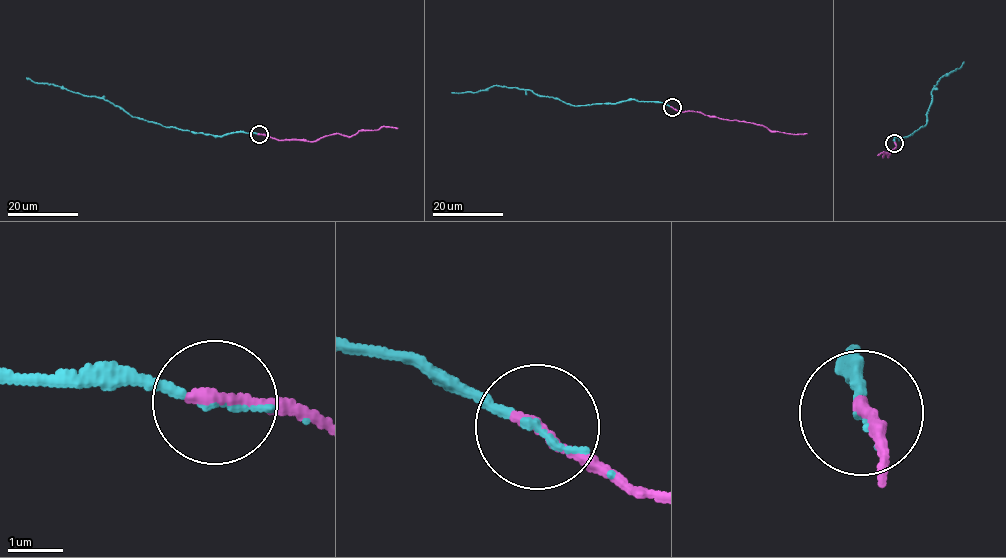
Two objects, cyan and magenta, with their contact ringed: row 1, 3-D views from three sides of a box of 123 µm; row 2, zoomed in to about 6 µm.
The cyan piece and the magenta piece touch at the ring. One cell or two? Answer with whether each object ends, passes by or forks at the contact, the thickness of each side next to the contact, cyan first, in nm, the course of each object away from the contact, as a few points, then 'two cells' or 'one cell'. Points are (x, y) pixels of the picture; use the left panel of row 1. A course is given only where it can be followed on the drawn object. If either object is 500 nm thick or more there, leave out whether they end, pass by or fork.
cyan ends; magenta ends; calibres 120 and 240 nm; course cyan (259, 134), (235, 131), (214, 135), (162, 126), (132, 117), (102, 98), (33, 82), (26, 77); course magenta (259, 134), (279, 140), (313, 142), (336, 133), (352, 136), (362, 129), (398, 128); one cell

